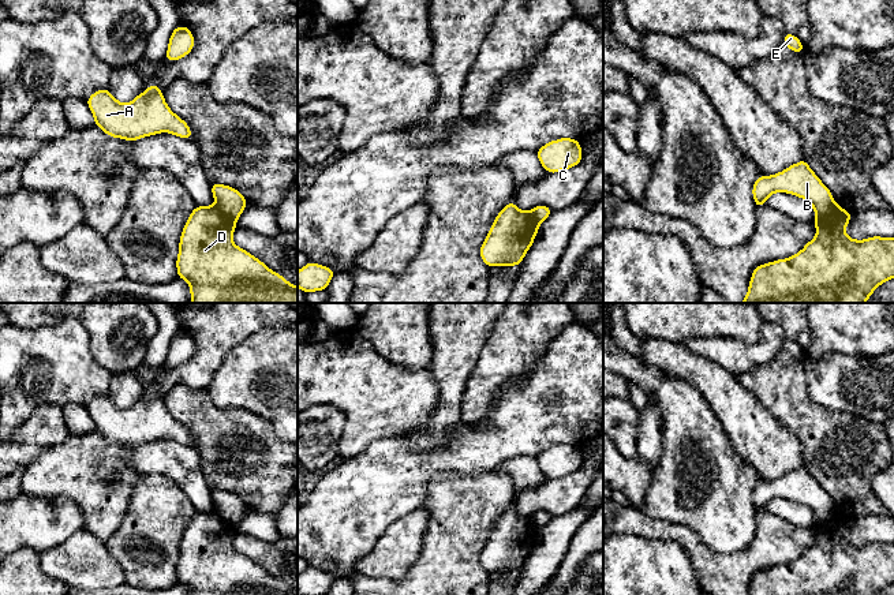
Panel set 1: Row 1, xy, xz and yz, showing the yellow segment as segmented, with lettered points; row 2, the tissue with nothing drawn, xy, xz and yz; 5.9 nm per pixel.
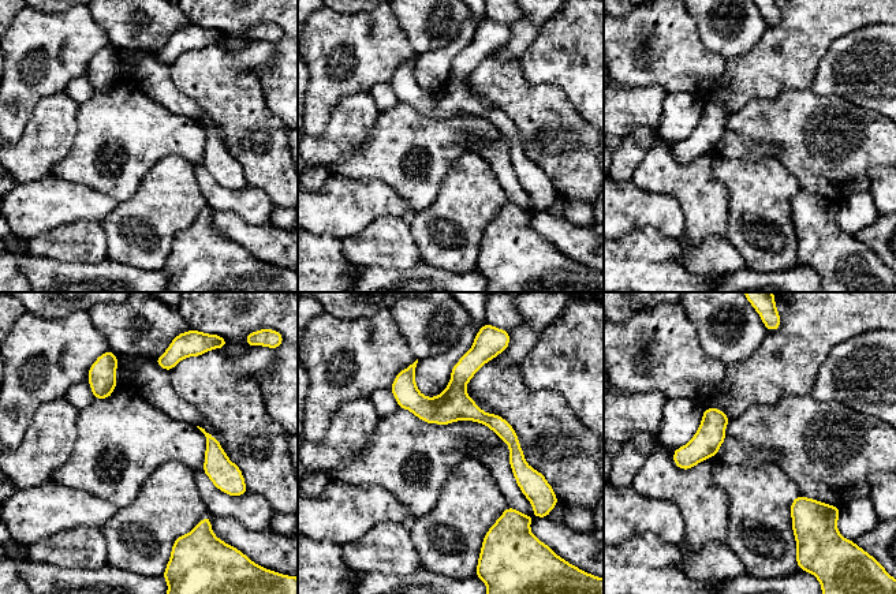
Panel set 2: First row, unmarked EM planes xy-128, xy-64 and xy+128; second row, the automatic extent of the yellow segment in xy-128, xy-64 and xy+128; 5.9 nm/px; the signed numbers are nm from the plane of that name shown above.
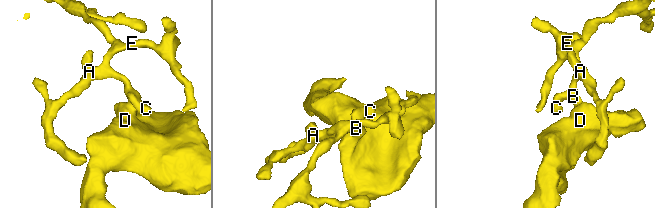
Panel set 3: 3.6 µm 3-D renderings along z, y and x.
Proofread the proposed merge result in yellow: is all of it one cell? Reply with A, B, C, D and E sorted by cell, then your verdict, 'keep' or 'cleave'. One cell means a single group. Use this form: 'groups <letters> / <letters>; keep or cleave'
groups A B C E / D; cleave

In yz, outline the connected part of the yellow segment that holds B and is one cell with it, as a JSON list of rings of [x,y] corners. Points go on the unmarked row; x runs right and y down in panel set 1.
[[[804,464],[779,479],[758,483],[752,493],[756,513],[766,510],[767,504],[774,498],[788,498],[808,506],[815,516],[816,525],[827,521],[837,512],[830,495]]]

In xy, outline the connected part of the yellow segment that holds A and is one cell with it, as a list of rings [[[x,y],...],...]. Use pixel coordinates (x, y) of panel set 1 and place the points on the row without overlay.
[[[156,389],[127,409],[119,408],[108,394],[100,394],[86,407],[94,430],[109,442],[138,446],[158,438],[169,438],[186,445],[192,444],[188,430],[169,415]]]

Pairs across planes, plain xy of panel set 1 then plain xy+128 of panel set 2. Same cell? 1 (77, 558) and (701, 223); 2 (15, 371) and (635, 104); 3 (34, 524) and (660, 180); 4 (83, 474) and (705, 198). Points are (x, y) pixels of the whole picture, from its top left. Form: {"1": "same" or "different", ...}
{"1": "different", "2": "different", "3": "different", "4": "same"}

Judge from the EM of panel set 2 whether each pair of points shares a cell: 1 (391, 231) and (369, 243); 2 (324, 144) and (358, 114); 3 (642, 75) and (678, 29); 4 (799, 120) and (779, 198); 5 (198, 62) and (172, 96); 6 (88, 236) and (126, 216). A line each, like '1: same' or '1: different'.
1: same
2: same
3: same
4: different
5: different
6: different

